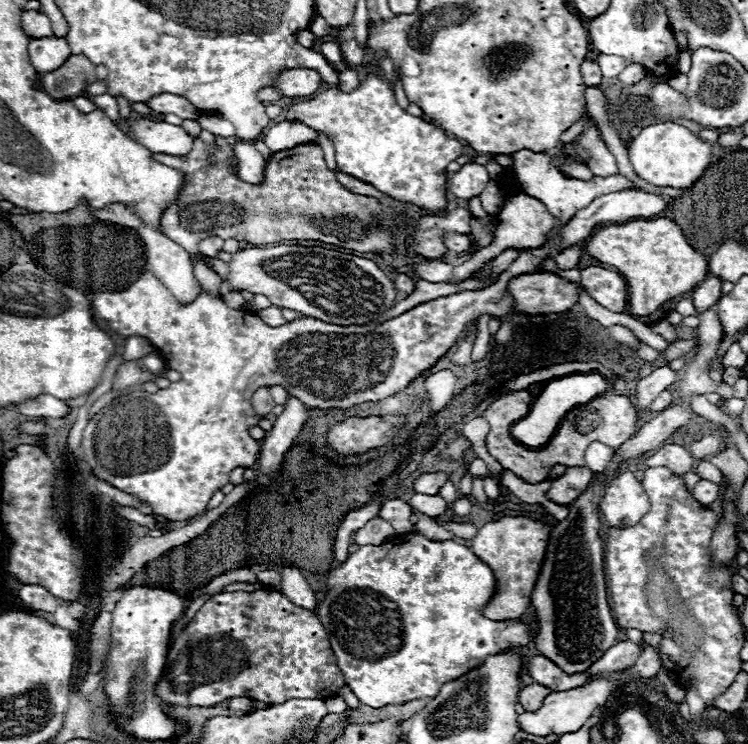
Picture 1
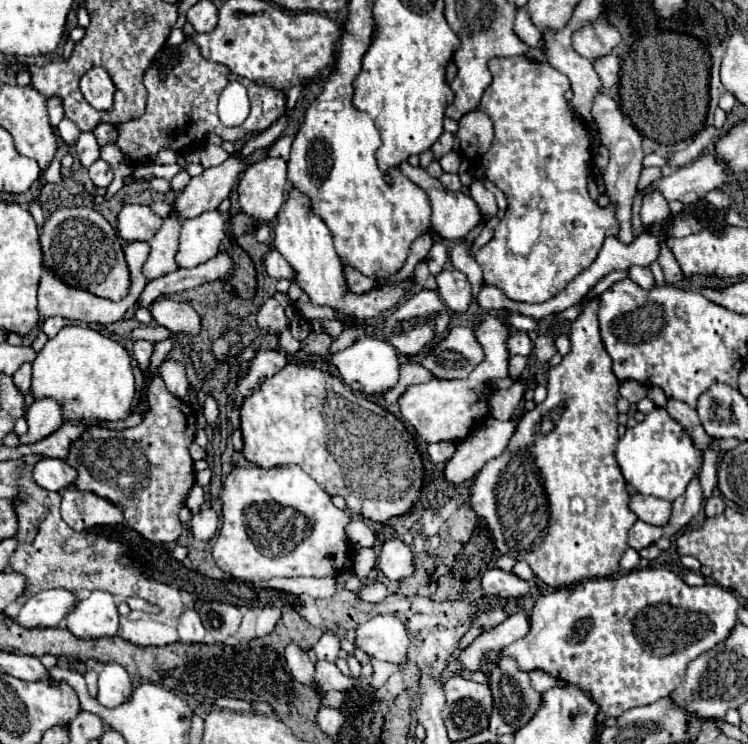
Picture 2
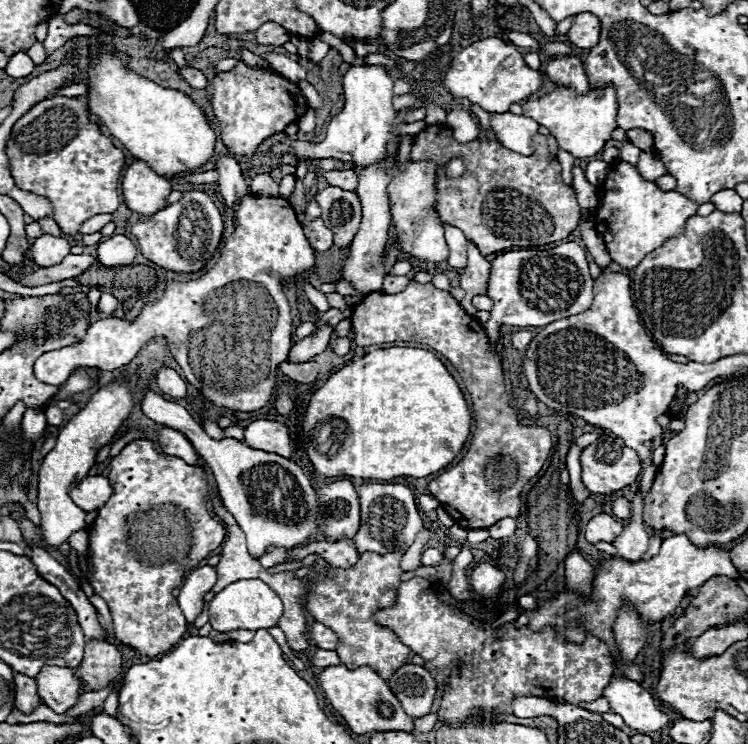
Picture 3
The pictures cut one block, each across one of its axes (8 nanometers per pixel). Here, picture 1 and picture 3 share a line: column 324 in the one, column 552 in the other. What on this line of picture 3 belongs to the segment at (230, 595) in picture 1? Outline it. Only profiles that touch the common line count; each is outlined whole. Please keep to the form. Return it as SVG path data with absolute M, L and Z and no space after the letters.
M424 578L406 580L398 588L396 604L380 610L376 614L376 622L394 630L402 644L406 644L414 654L422 656L434 680L444 686L442 702L436 712L438 720L458 724L470 718L470 714L474 712L482 712L488 718L492 714L512 714L510 700L514 696L540 696L548 700L566 700L572 704L594 702L602 698L602 690L614 674L614 658L610 656L608 646L596 636L586 636L584 644L570 644L556 636L552 628L546 628L542 632L530 632L526 626L516 630L514 624L506 624L496 630L482 630L476 628L468 616L458 614L456 610L442 604L436 598L436 592L438 588Z

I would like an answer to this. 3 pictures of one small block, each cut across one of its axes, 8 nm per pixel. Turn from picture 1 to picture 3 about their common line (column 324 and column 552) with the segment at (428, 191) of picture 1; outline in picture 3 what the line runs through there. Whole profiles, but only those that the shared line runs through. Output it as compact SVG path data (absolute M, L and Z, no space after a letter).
M610 86L590 90L586 96L574 96L572 90L556 88L542 98L524 102L524 116L546 126L558 140L558 148L570 152L574 158L588 158L604 148L604 144L610 140L612 130L616 128L616 112L616 92Z

